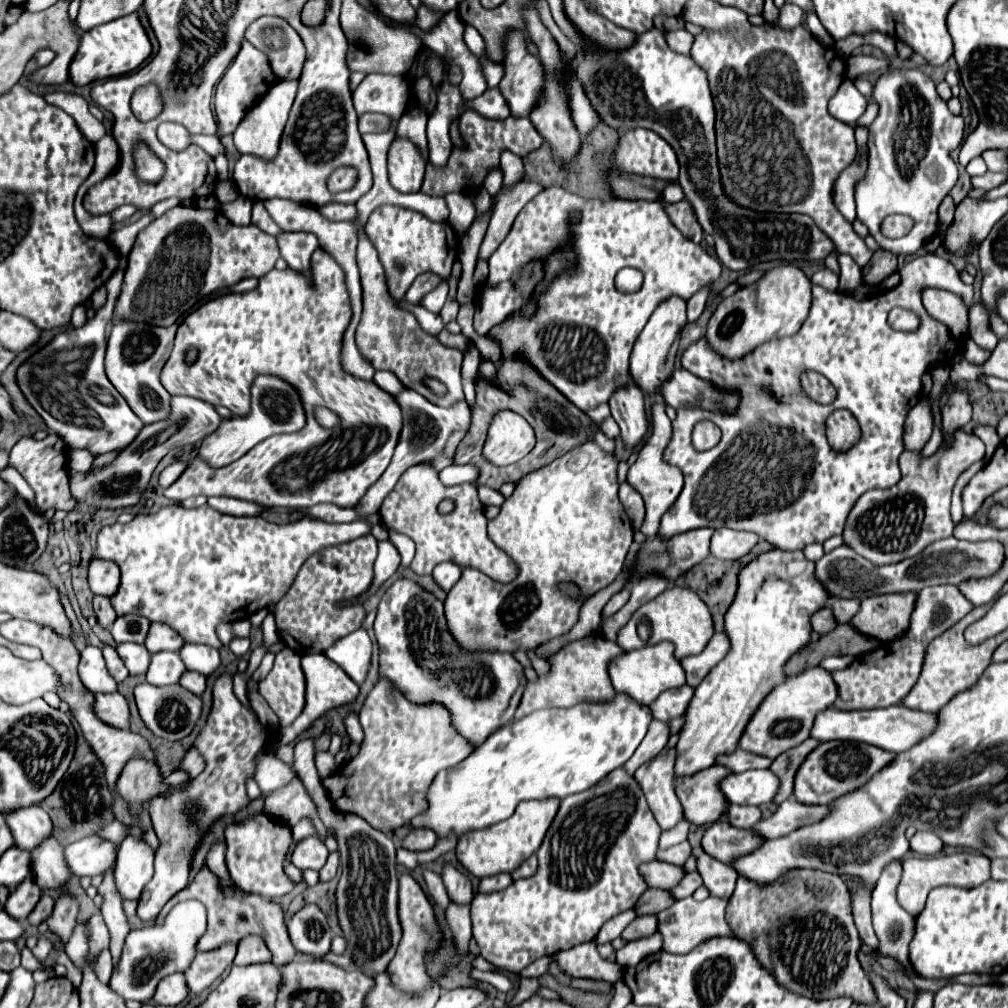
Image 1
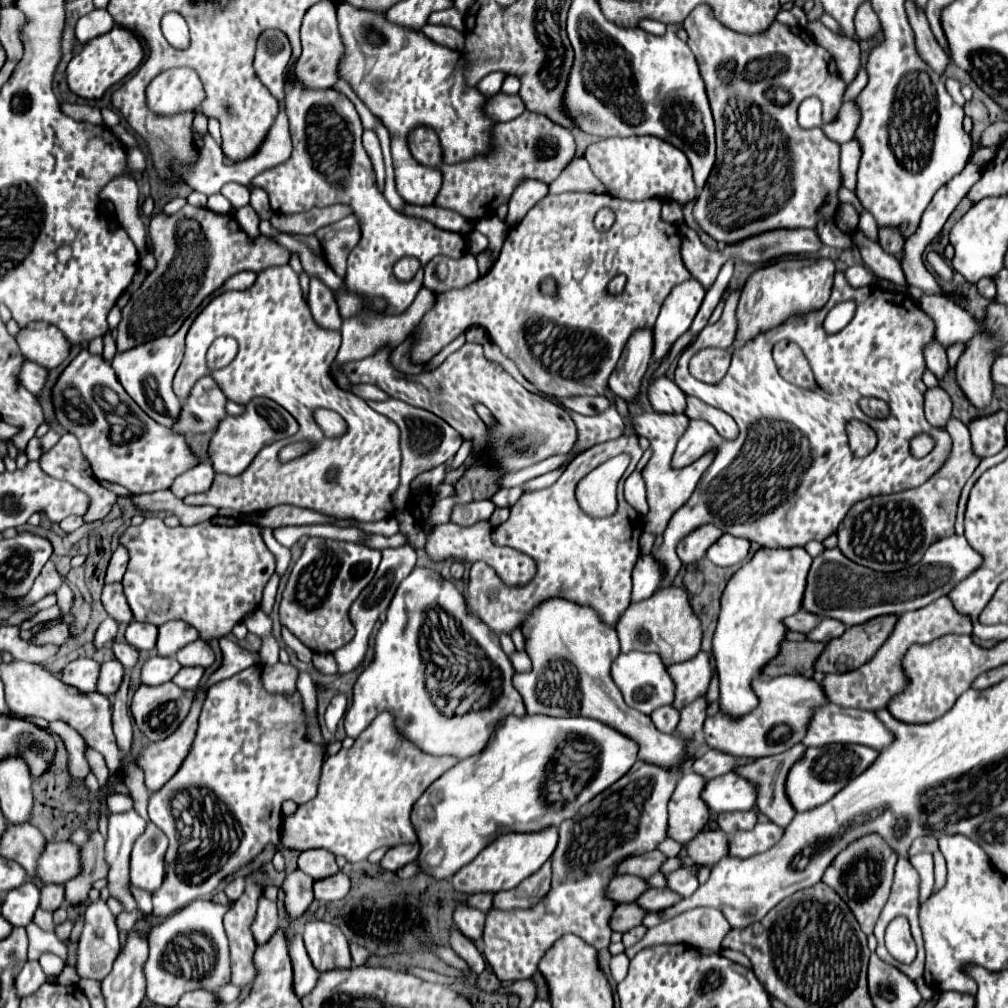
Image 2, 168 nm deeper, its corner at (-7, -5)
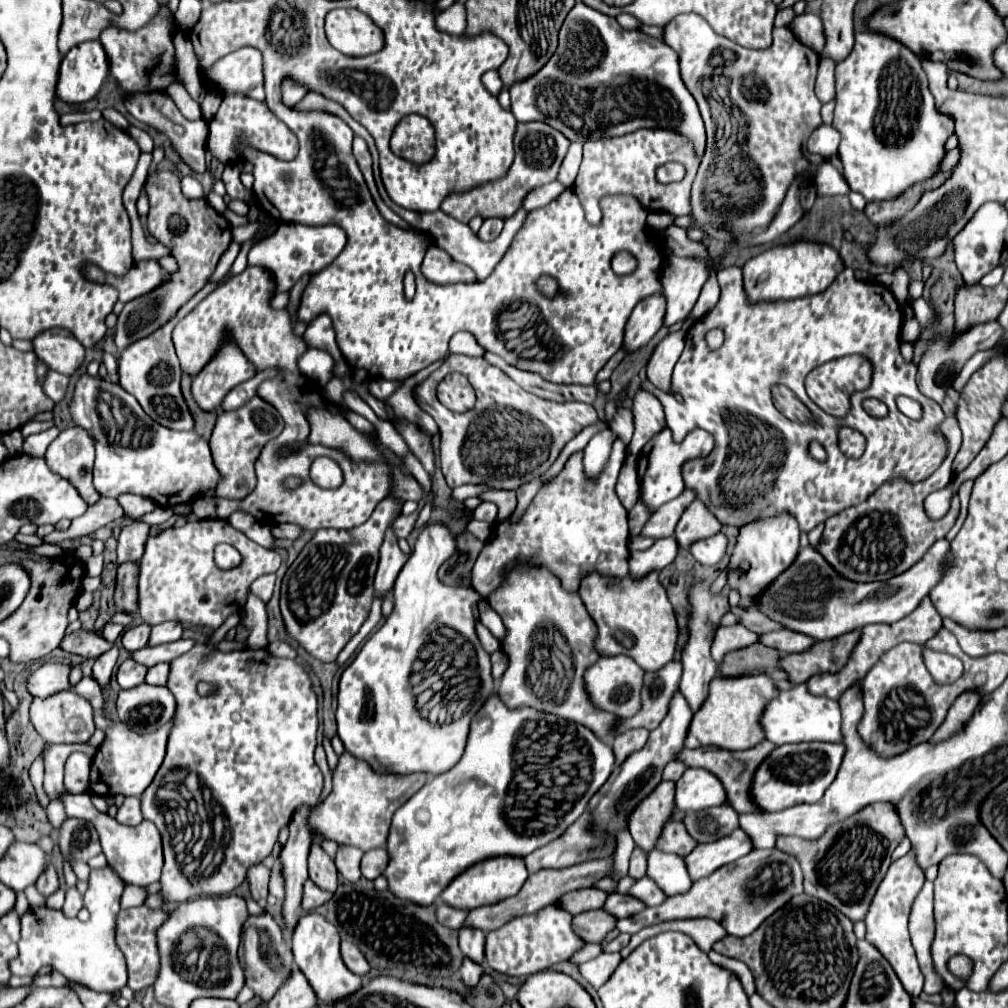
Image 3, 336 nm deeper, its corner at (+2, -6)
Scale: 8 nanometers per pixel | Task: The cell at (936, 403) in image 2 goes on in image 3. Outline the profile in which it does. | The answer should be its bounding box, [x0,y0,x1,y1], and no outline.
[916,322,1004,404]

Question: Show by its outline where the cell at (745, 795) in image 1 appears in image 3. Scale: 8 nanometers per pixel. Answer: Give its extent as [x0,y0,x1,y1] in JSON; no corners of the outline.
[676,768,726,812]

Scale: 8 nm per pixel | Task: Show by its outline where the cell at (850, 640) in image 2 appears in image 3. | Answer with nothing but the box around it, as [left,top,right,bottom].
[782,630,860,684]

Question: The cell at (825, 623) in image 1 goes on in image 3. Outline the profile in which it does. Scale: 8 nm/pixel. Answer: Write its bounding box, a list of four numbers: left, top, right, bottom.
[742,610,782,634]

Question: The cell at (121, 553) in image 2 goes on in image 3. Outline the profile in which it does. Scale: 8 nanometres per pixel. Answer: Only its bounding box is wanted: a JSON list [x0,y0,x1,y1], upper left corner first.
[116,522,150,566]

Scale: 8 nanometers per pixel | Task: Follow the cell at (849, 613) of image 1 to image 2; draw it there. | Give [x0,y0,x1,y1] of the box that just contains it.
[805,619,847,643]

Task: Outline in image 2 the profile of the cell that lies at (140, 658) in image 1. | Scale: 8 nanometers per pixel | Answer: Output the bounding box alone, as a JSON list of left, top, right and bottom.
[111,643,137,669]

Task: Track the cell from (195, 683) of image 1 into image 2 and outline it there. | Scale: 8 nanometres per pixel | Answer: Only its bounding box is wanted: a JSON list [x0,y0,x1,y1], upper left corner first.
[171,667,203,689]

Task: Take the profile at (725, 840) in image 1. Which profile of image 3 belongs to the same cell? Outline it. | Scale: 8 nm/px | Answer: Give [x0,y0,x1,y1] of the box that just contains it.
[656,820,698,856]

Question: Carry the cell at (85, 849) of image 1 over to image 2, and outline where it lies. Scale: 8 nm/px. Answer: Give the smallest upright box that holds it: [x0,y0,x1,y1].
[35,843,79,883]

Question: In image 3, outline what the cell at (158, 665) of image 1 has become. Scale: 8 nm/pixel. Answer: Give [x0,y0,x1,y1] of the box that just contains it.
[116,658,148,688]

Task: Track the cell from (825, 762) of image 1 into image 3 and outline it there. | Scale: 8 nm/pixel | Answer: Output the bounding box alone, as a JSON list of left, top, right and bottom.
[754,742,846,812]

